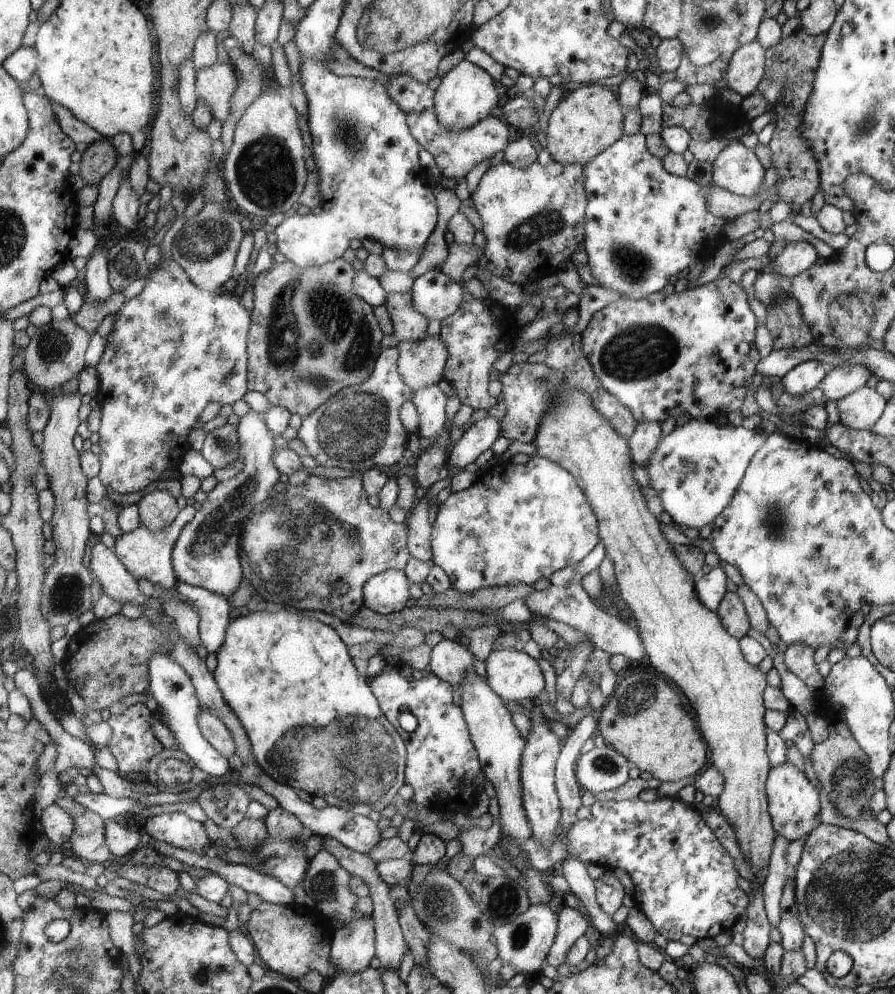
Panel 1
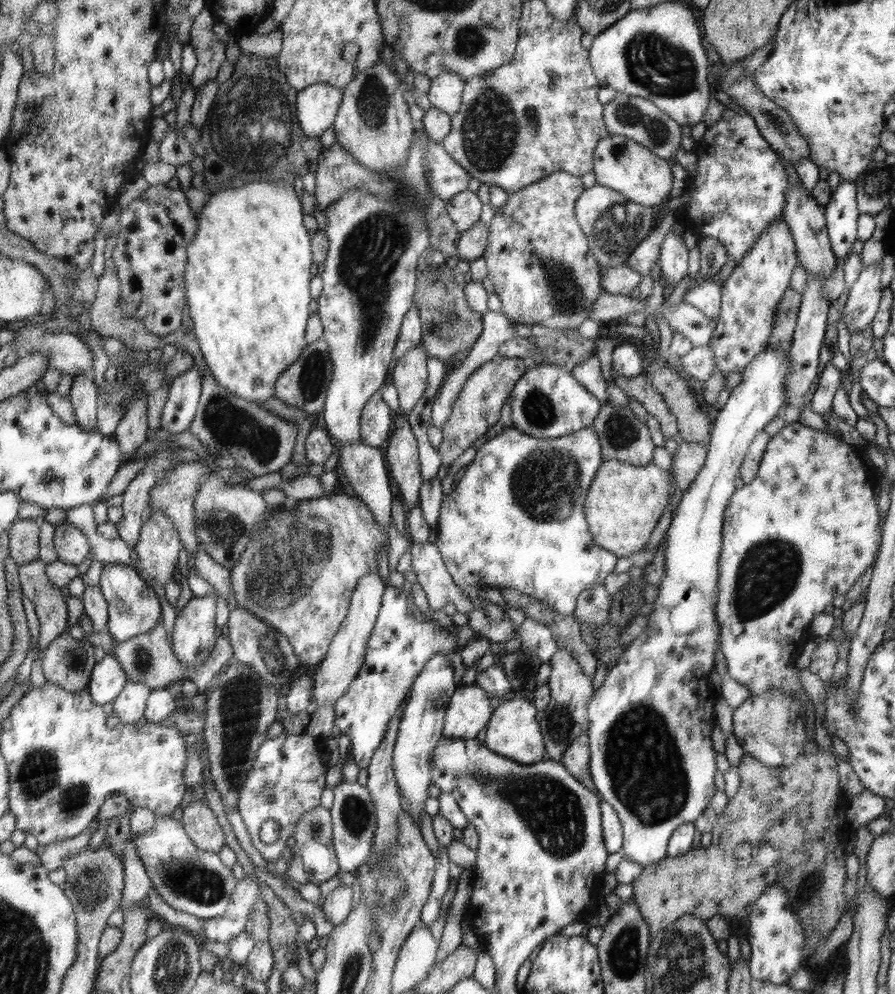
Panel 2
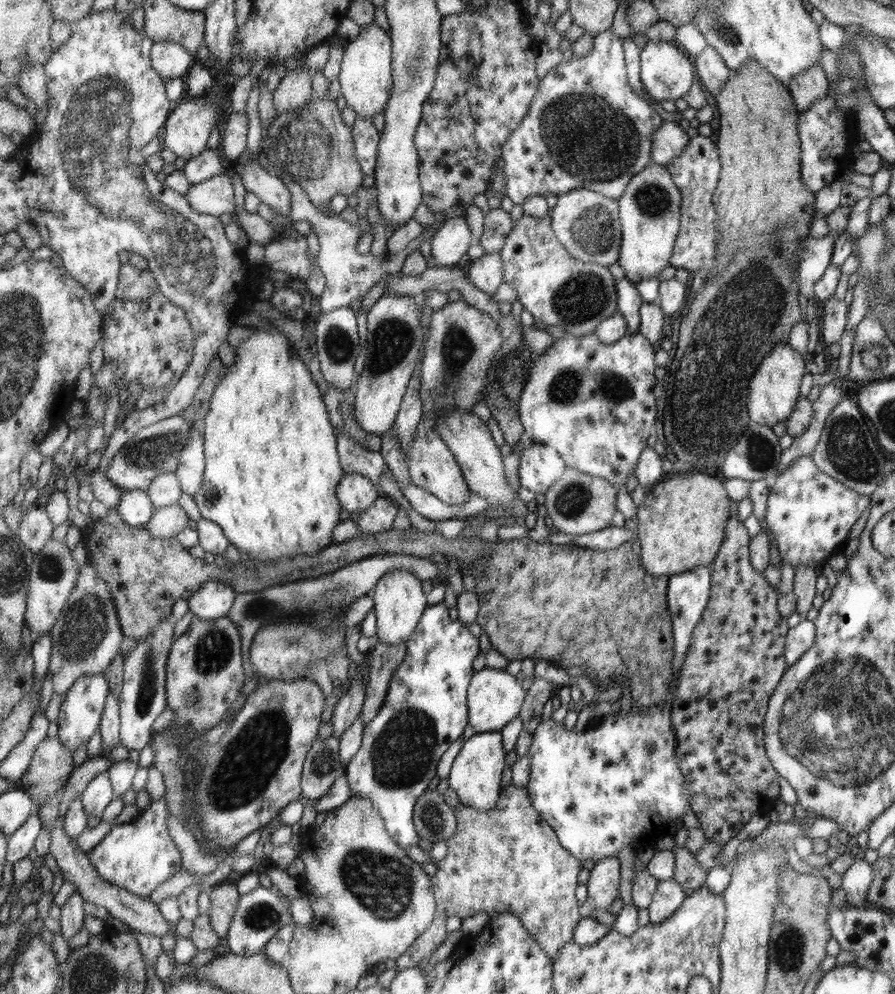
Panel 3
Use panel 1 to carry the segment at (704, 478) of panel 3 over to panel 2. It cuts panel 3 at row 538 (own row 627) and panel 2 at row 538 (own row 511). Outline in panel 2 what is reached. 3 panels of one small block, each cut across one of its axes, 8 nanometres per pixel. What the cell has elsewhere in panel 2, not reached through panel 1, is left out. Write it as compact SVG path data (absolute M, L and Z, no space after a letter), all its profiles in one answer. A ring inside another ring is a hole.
M604 460L593 485L589 487L589 495L585 499L585 514L588 519L590 530L598 546L613 551L618 558L630 556L646 546L650 540L652 530L658 524L658 518L664 512L664 506L668 504L668 490L670 490L670 476L668 472L658 467L654 462L647 466L631 466L619 460Z

